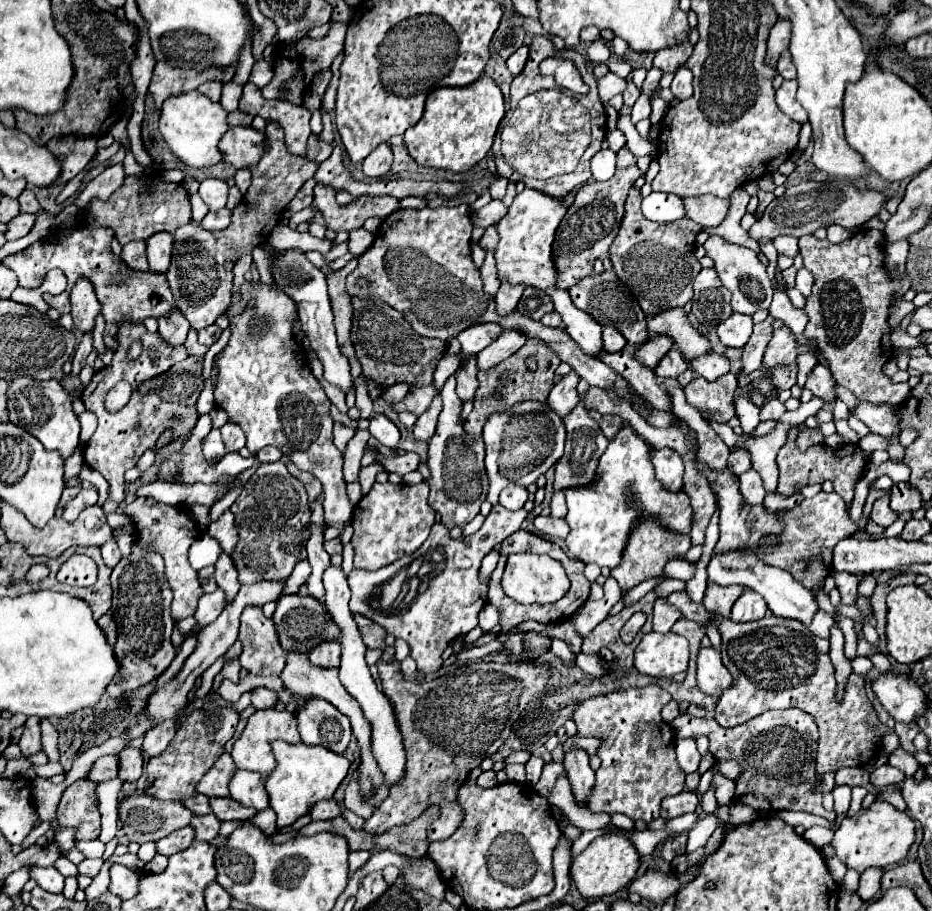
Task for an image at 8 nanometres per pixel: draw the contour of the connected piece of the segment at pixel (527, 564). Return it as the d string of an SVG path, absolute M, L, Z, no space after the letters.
M523 552L508 556L501 585L503 585L505 593L519 603L553 603L569 591L571 581L567 577L563 565L557 559L553 559L549 555Z

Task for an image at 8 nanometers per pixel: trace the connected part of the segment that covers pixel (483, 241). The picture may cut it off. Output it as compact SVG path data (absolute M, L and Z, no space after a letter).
M487 227L483 237L479 239L479 247L485 249L485 251L495 251L495 245L499 243L499 233L497 233L497 227Z

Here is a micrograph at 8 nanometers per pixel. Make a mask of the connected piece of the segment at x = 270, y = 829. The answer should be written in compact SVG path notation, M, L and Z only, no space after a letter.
M271 808L258 812L250 818L253 825L259 827L266 835L272 835L277 832L276 815Z

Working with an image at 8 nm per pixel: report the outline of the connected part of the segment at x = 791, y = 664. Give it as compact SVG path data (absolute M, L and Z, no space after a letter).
M771 613L761 621L751 623L721 619L719 633L723 639L721 657L733 675L733 685L719 697L715 709L715 721L719 725L735 727L771 709L803 709L813 715L819 727L817 765L825 765L827 771L869 765L879 753L883 737L893 733L893 729L877 719L873 705L865 695L863 675L851 673L845 683L843 699L837 701L835 667L829 659L829 639L813 635L801 621L783 619Z

